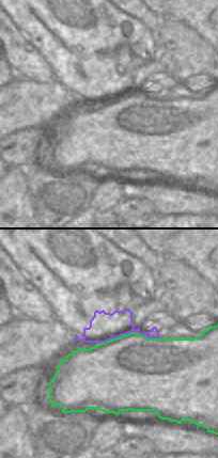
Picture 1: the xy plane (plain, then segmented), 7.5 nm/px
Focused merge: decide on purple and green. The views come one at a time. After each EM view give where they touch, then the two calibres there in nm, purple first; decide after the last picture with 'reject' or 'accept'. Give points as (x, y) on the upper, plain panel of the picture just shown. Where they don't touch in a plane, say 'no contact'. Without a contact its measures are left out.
meets purple at (120, 96); 220 nm thick on the purple side, 480 nm on the other

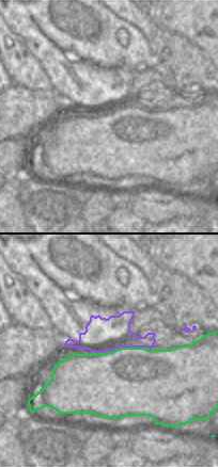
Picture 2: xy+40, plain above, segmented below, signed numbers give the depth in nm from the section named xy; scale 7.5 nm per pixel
meets purple at (121, 108); 260 nm thick on the purple side, 480 nm on the other

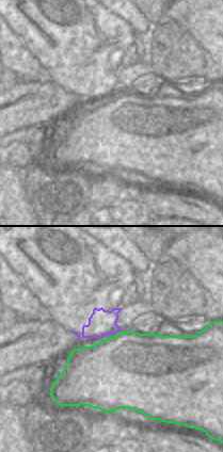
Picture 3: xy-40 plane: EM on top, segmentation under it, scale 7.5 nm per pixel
no contact

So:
accept

